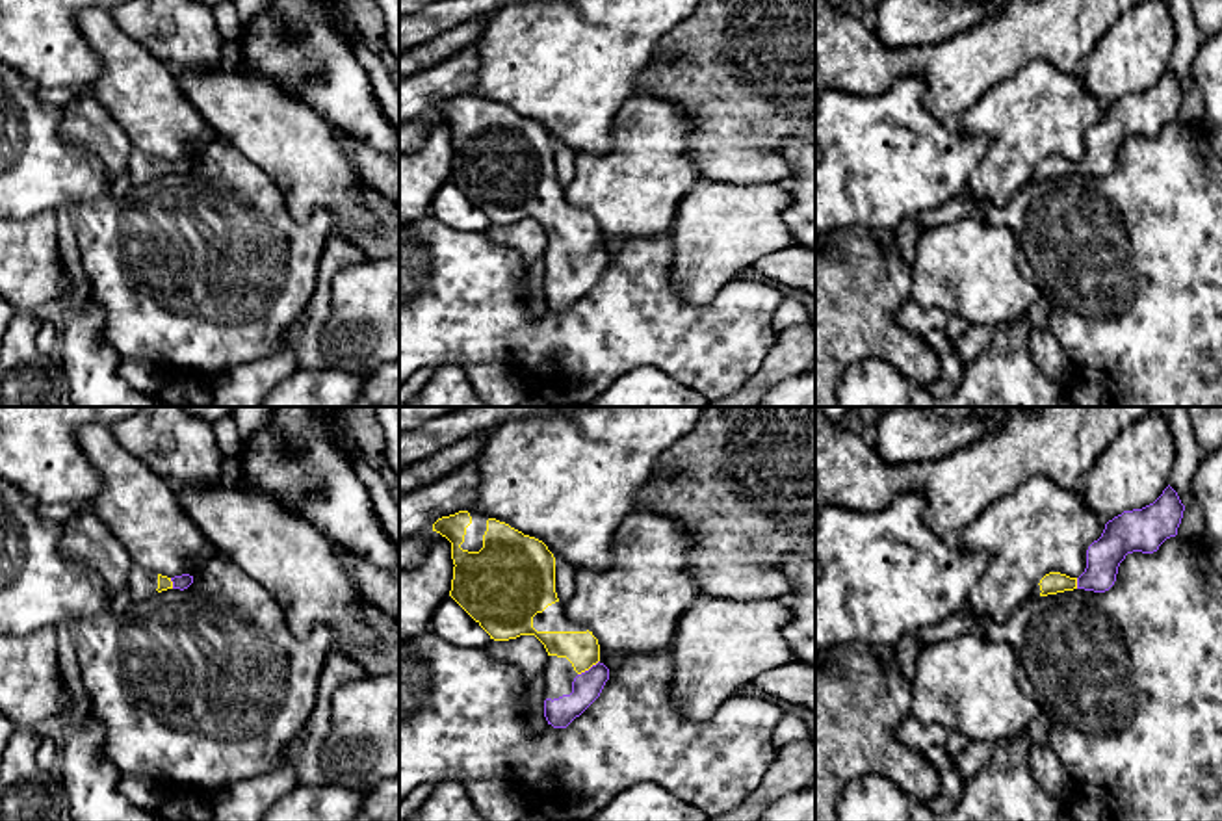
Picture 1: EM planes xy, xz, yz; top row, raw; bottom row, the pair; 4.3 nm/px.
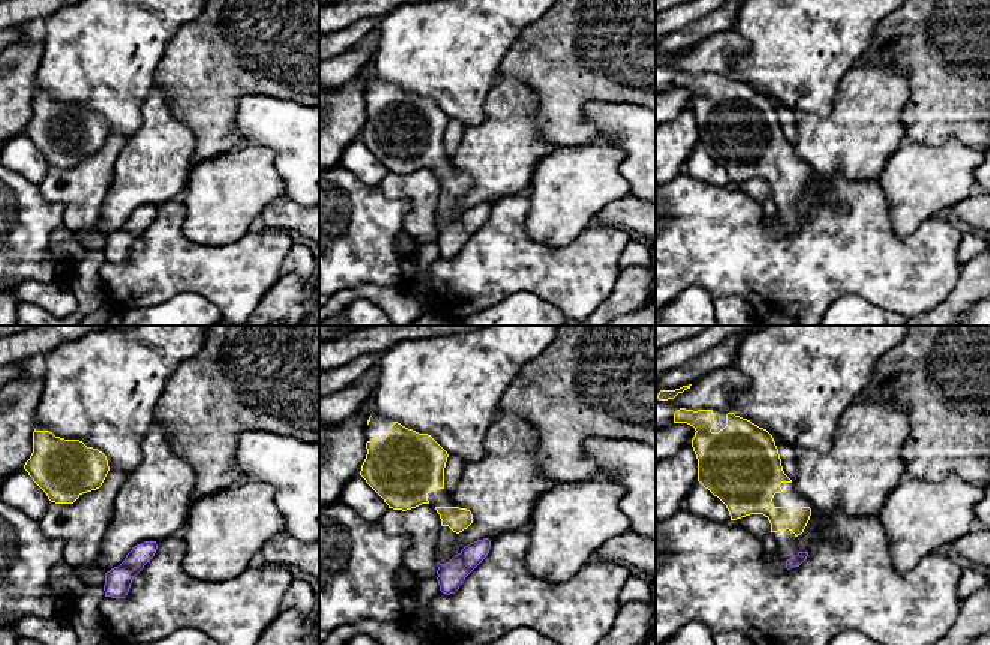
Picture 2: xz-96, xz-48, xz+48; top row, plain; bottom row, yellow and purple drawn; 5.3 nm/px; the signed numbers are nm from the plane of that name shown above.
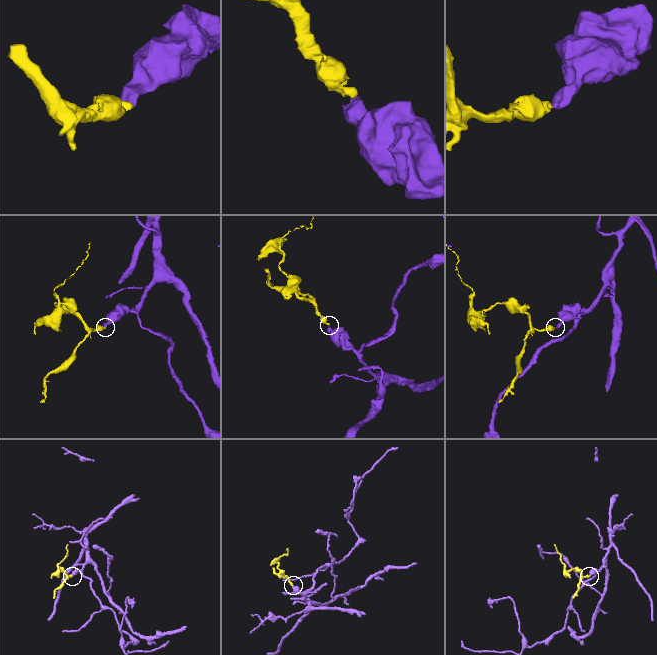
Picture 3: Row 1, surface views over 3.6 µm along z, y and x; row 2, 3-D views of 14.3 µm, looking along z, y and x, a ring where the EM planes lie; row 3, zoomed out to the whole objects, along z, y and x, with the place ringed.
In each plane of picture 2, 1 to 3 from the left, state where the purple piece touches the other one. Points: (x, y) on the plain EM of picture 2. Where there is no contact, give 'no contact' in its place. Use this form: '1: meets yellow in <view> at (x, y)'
1: no contact
2: no contact
3: no contact

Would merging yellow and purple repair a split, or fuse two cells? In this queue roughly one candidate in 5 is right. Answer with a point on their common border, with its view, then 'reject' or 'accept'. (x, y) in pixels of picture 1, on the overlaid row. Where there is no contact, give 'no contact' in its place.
xz (587, 669) | accept

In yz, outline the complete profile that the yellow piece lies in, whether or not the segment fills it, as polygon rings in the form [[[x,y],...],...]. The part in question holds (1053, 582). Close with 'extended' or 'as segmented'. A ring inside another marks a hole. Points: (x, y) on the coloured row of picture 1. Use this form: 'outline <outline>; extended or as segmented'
outline [[[1168,485],[1153,503],[1124,511],[1105,524],[1101,537],[1086,550],[1086,568],[1079,578],[1049,572],[1034,587],[1033,598],[1073,589],[1109,591],[1127,554],[1153,554],[1166,539],[1177,535],[1183,511],[1185,505]]]; extended

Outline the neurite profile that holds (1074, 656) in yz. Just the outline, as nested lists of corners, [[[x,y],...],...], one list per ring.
[[[1176,535],[1153,554],[1127,554],[1118,567],[1114,585],[1105,593],[1073,589],[1029,598],[1003,622],[984,620],[964,607],[934,626],[921,628],[917,639],[921,645],[929,645],[969,632],[1012,646],[1018,658],[1016,685],[1040,706],[1047,719],[1049,747],[1070,775],[1075,791],[1099,799],[1109,808],[1112,821],[1222,821],[1222,576],[1215,570],[1202,542],[1189,542]]]

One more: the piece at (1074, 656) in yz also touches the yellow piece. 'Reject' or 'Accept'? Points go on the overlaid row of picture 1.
Reject

